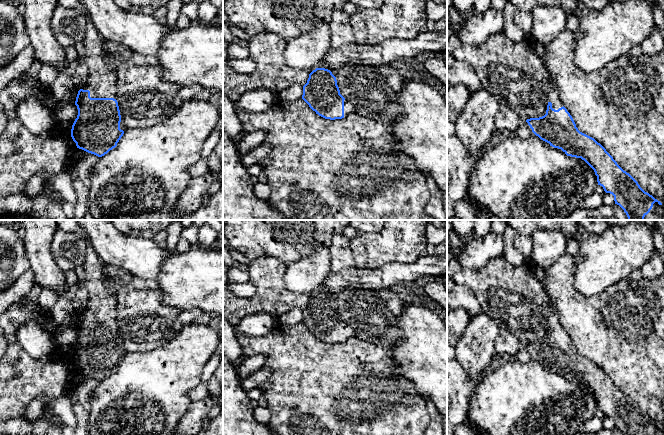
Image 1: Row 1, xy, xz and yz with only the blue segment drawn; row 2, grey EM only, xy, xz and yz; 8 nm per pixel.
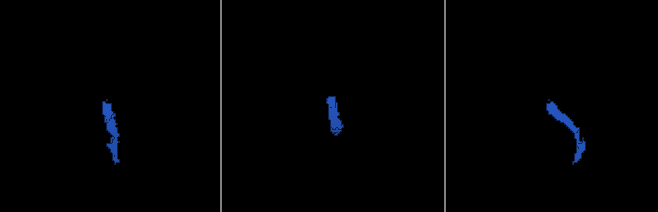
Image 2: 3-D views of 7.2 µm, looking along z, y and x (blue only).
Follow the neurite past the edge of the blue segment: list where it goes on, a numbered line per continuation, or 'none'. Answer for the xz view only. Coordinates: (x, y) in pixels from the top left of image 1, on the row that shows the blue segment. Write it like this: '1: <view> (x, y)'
1: xz (349, 108)

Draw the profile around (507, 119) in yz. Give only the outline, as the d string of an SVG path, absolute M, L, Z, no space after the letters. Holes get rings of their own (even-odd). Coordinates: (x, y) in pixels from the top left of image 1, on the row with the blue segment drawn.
M501 104L495 120L495 129L499 132L508 130L513 134L522 121L523 119L516 112Z

